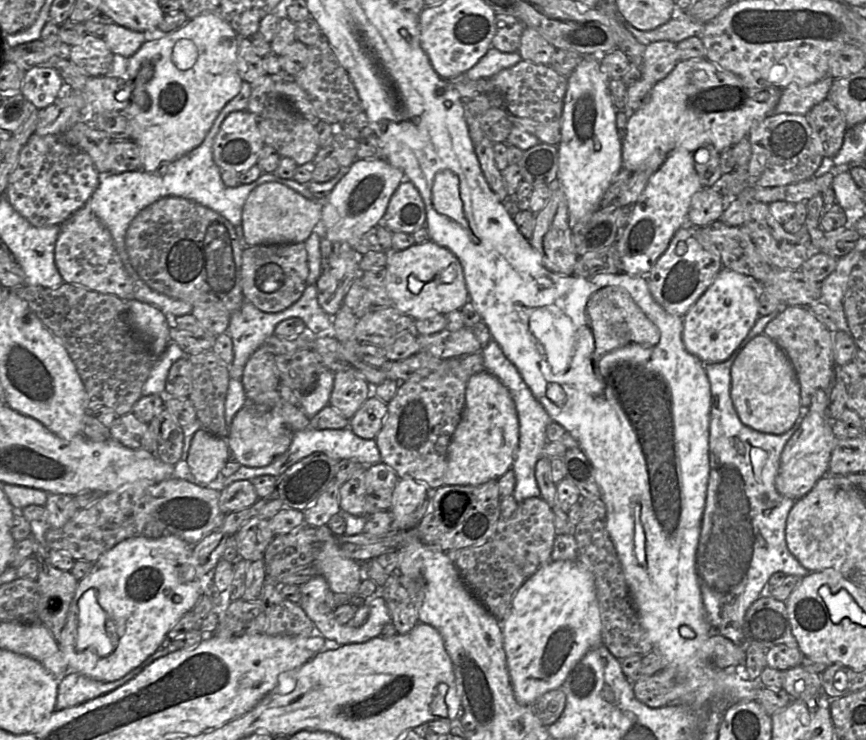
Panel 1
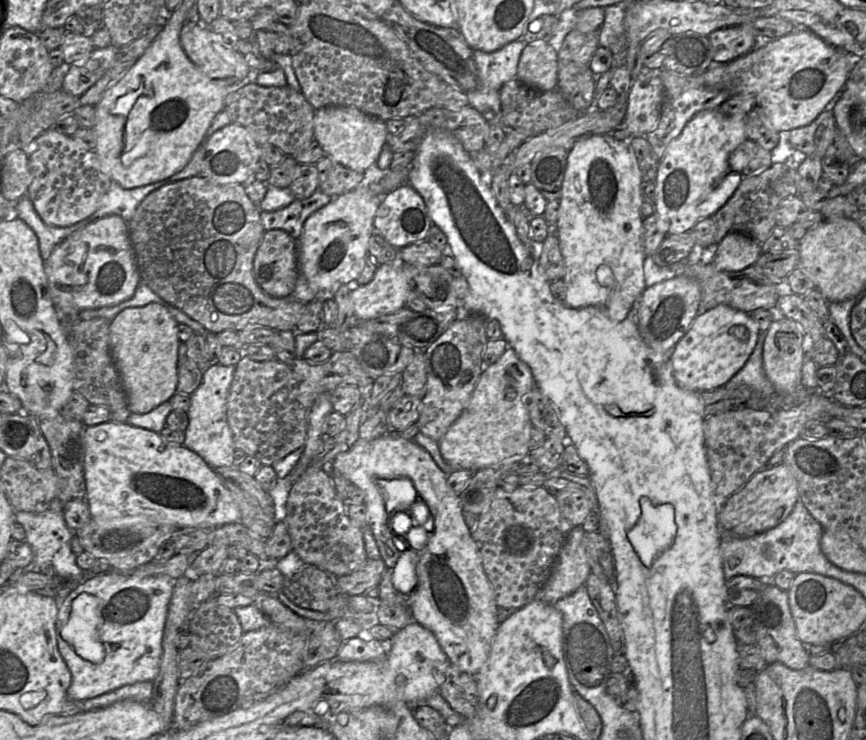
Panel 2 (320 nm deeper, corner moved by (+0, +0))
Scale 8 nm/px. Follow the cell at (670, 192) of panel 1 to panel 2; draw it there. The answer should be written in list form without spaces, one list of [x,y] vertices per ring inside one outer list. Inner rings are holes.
[[[718,108],[700,111],[685,125],[681,134],[669,143],[664,156],[658,165],[654,189],[654,211],[658,215],[657,226],[660,231],[666,233],[667,235],[690,231],[701,219],[713,216],[734,194],[742,181],[743,176],[740,172],[736,172],[730,167],[729,157],[747,139],[745,133],[746,115],[747,114],[736,114],[733,116],[727,116],[721,113]]]

